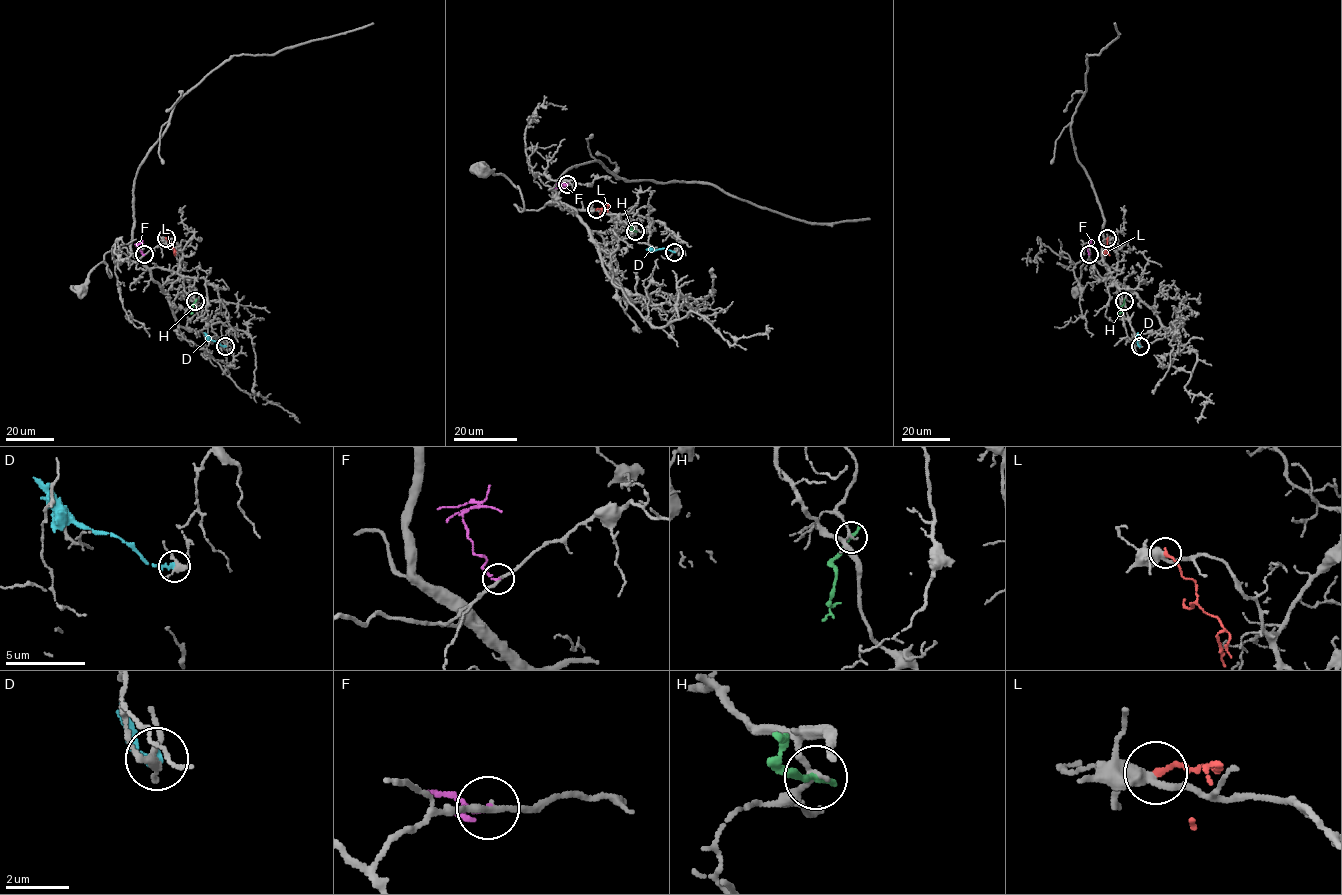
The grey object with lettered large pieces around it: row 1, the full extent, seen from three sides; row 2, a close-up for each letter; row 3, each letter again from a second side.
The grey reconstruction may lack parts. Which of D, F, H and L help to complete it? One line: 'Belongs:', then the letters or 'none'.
Belongs: none

